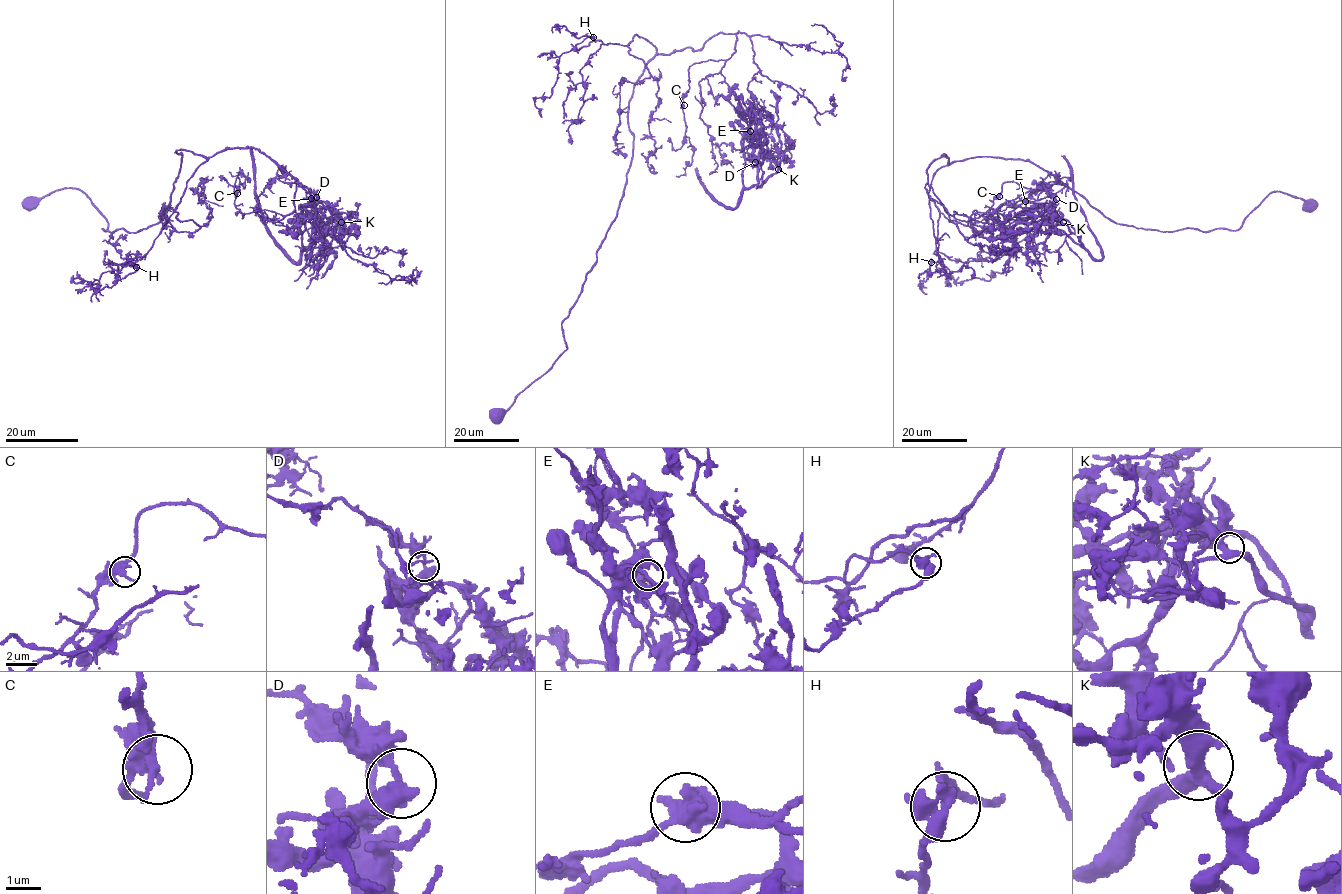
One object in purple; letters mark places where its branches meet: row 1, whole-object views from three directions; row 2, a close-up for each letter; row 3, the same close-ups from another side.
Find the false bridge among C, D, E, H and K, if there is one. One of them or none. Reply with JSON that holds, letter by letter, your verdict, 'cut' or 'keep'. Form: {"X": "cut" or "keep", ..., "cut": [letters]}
{"C": "keep", "D": "cut", "E": "keep", "H": "keep", "K": "keep", "cut": ["D"]}

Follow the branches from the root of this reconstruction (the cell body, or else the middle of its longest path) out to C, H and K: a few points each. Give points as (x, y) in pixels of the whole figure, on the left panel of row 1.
C: (29, 203), (78, 188), (135, 232), (176, 150), (254, 147), (295, 208), (243, 218), (237, 193)
H: (29, 203), (78, 188), (104, 230), (135, 232), (163, 218), (176, 150), (200, 154), (117, 270), (136, 267)
K: (29, 203), (78, 188), (135, 232), (176, 150), (254, 147), (311, 197), (312, 238), (341, 222)

